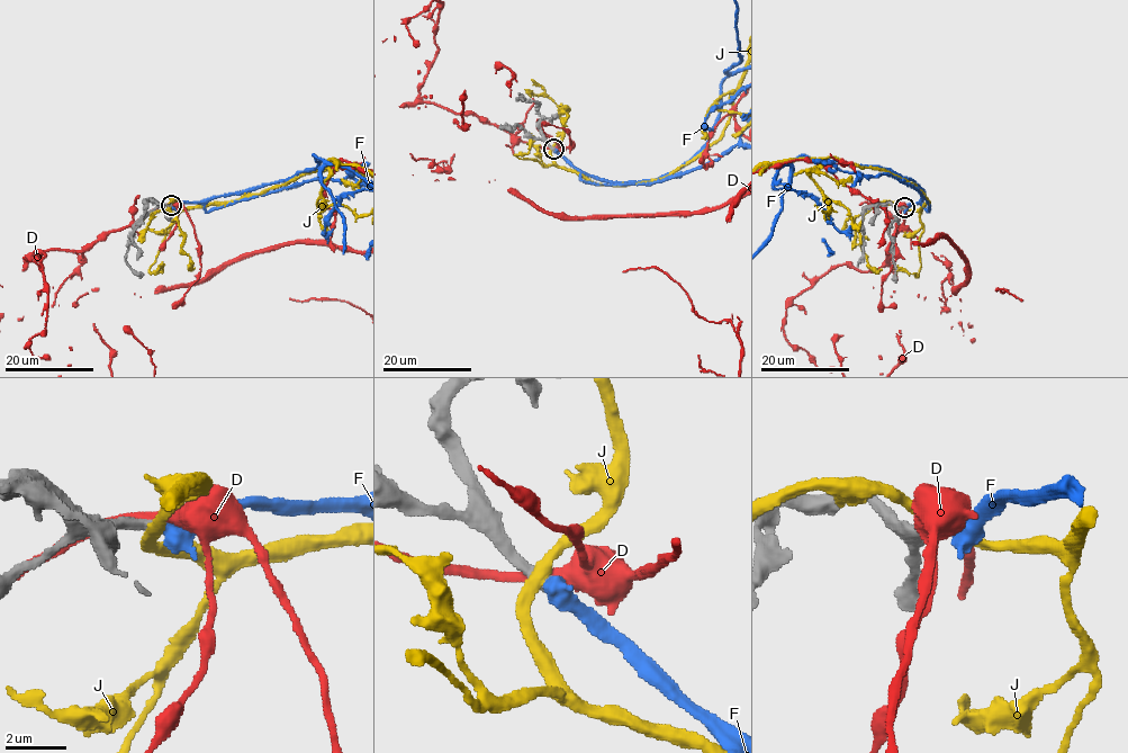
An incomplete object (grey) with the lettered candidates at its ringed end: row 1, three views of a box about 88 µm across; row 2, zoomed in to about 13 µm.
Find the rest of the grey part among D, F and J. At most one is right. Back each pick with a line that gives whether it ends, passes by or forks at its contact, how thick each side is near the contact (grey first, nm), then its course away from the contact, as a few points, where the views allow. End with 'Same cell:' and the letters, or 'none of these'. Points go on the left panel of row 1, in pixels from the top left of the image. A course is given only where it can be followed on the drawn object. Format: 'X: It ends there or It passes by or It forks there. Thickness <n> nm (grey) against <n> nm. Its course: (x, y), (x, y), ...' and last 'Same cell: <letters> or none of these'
F: It passes by. Thickness 380 nm (grey) against 420 nm
Same cell: F

